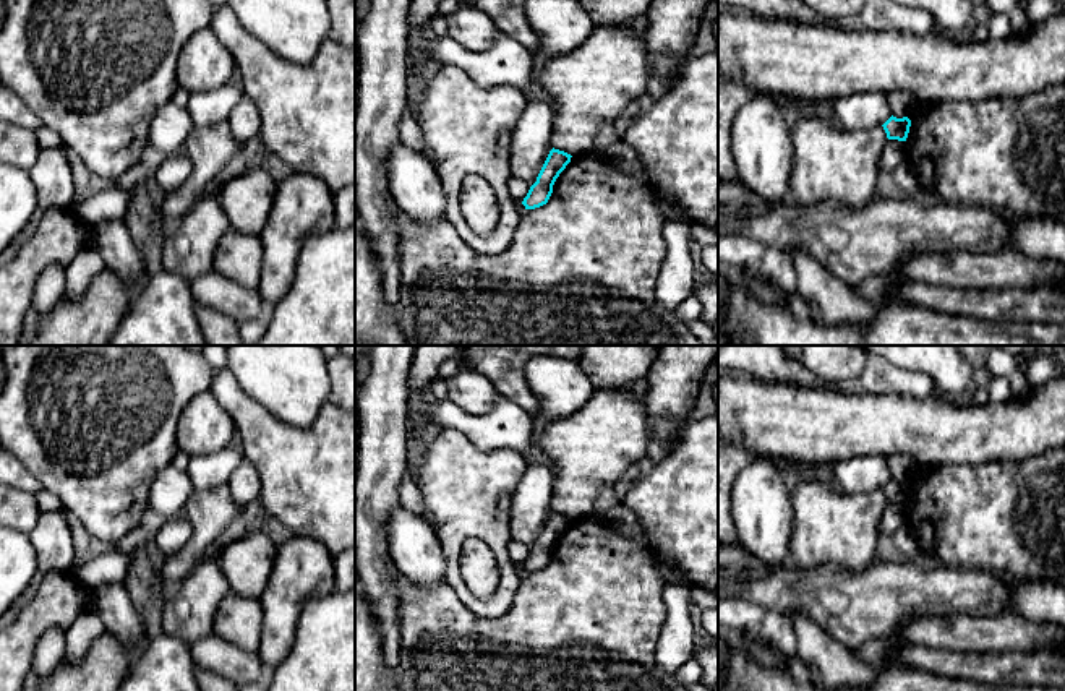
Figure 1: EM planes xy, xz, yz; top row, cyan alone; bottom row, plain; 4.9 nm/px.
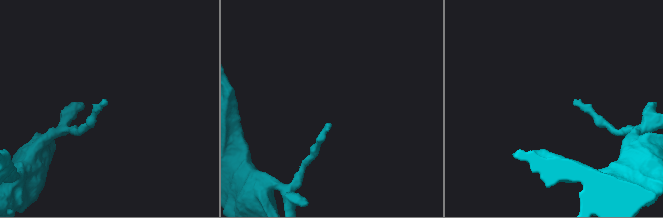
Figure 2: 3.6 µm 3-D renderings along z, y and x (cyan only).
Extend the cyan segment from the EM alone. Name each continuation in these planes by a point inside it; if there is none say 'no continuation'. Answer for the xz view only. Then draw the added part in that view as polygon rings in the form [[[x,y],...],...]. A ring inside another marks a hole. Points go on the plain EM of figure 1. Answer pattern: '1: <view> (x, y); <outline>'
no continuation

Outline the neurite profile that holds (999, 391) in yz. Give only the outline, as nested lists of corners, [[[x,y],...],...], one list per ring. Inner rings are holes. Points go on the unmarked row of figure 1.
[[[990,375],[987,380],[981,380],[981,384],[987,389],[989,402],[1003,404],[1013,397],[1010,383],[1000,376]]]

